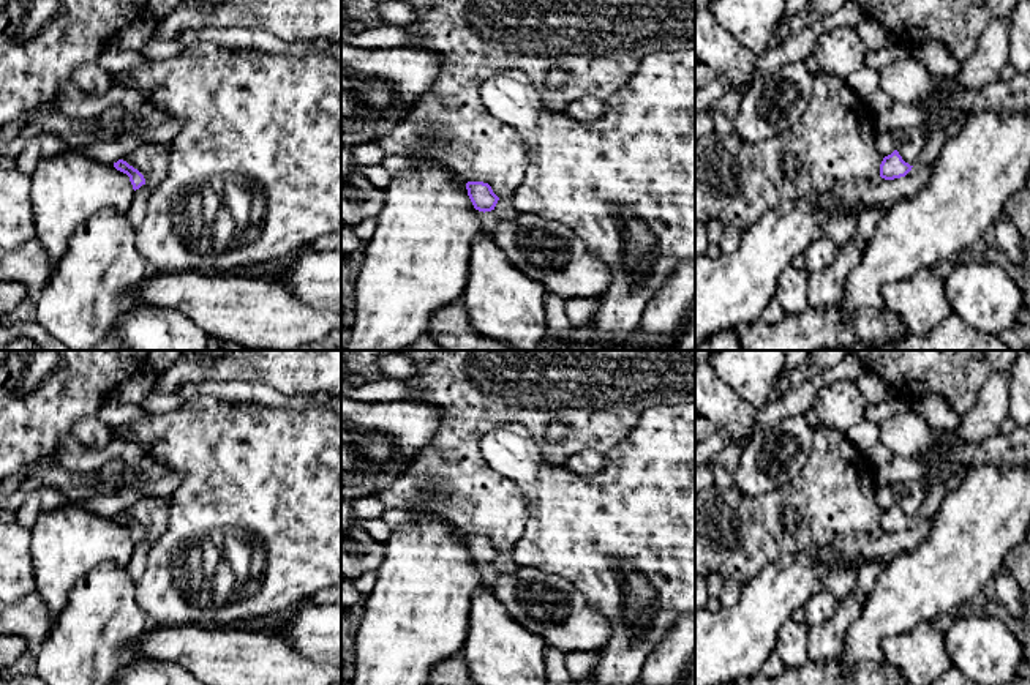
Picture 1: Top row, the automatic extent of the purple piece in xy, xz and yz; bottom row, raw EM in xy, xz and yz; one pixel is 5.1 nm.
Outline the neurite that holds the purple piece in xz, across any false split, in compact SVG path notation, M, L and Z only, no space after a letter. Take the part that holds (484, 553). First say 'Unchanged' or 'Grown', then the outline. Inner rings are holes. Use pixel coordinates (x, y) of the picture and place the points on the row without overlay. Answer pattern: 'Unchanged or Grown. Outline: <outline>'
Unchanged. Outline: M468 535L466 543L476 563L483 565L483 567L494 563L499 551L493 546L488 537Z

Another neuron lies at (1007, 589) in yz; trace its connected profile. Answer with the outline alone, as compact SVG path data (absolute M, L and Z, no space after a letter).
M1006 567L994 576L995 595L1009 614L1019 620L1025 620L1022 592Z

